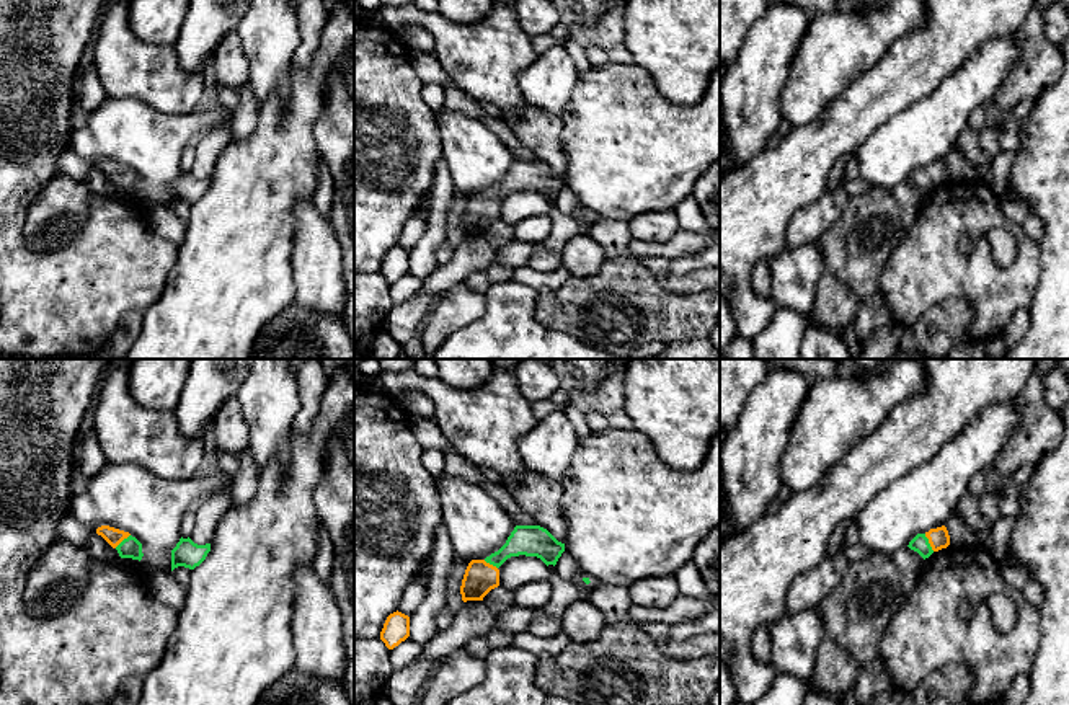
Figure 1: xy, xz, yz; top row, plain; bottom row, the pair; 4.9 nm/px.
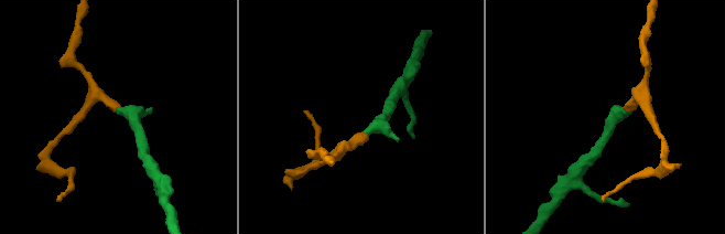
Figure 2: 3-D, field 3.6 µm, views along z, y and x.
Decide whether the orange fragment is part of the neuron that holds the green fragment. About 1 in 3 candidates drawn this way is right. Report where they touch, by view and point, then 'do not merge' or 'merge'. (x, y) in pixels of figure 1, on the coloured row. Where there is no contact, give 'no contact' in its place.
meets green in yz at (927, 542); merge

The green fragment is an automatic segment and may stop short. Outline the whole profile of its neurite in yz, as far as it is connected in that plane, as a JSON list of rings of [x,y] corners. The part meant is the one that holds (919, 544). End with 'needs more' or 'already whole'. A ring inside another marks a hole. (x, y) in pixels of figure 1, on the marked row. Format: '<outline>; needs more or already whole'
[[[945,525],[930,529],[925,534],[917,534],[911,542],[909,548],[917,552],[924,560],[934,552],[947,548],[950,545],[950,535]]]; needs more

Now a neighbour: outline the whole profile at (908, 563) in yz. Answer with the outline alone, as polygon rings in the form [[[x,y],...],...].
[[[909,547],[898,550],[891,558],[896,566],[903,592],[907,596],[920,576],[924,558]]]

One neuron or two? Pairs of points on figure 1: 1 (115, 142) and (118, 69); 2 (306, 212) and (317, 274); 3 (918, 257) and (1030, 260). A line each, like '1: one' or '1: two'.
1: two
2: one
3: one

